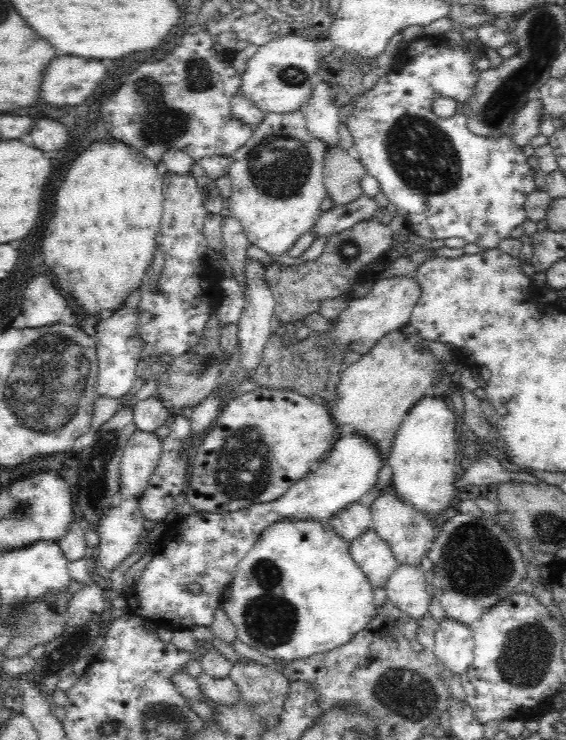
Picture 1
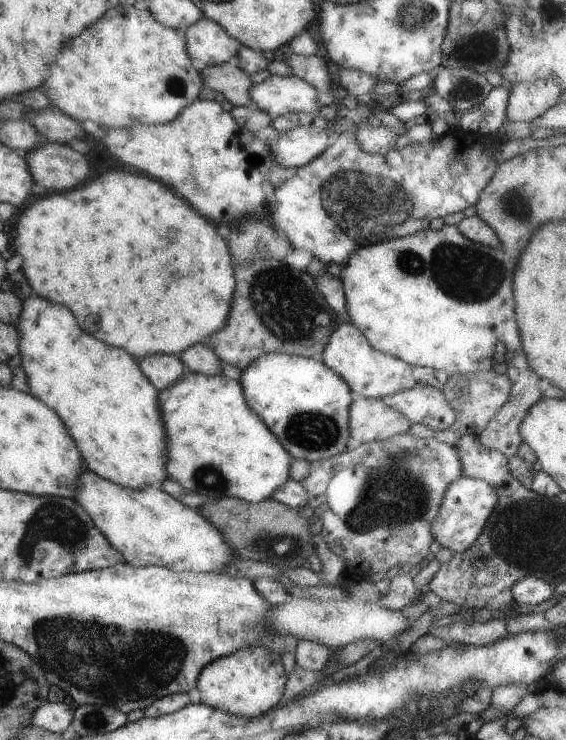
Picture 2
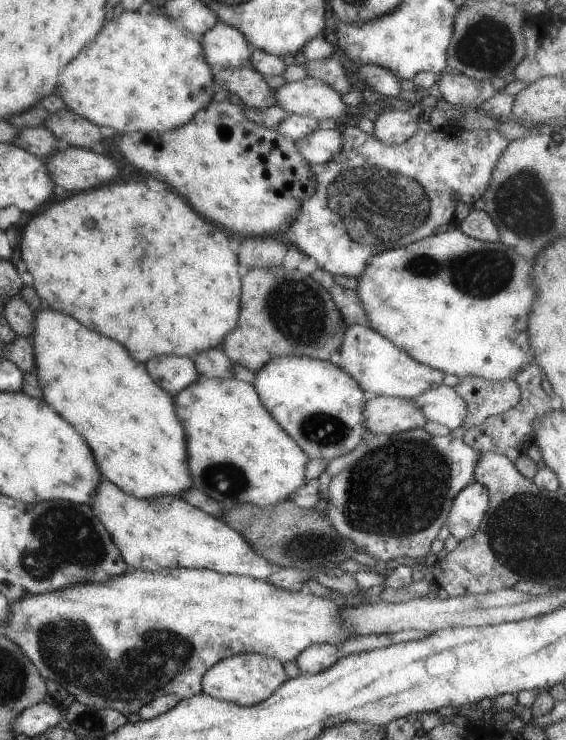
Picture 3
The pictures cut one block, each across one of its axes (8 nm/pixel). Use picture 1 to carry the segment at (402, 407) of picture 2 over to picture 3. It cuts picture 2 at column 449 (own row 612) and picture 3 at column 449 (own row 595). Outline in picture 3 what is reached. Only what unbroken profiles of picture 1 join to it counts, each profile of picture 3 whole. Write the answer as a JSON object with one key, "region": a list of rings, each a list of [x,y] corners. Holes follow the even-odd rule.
{"region":[[[437,386],[412,400],[429,421],[455,429],[465,419],[466,401],[453,388]]]}

